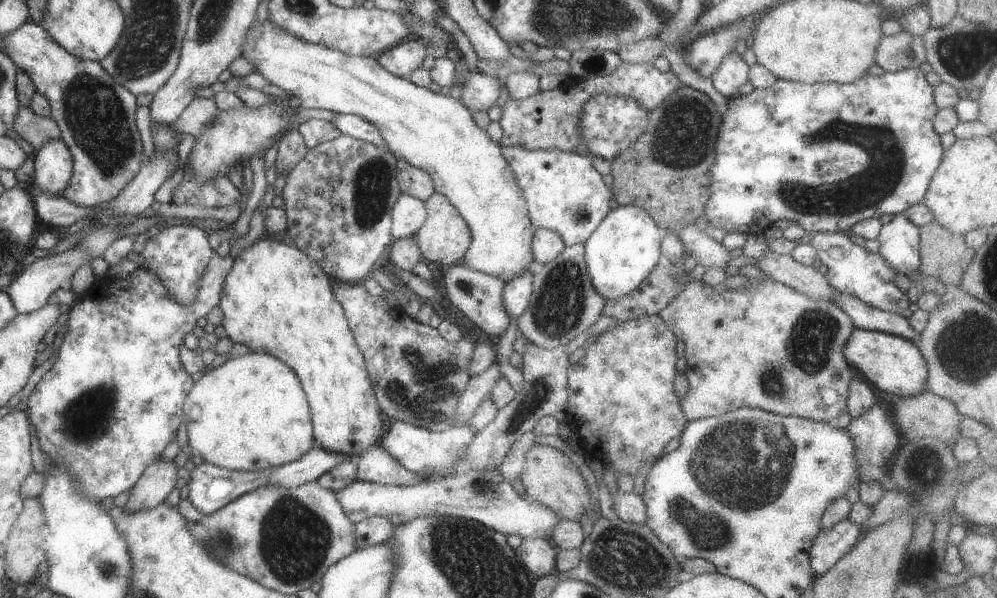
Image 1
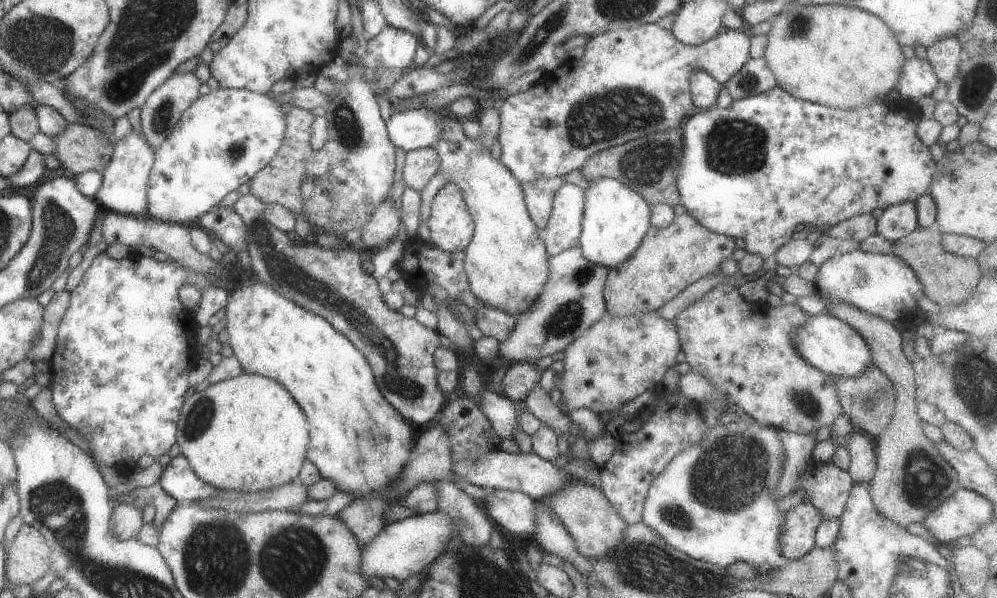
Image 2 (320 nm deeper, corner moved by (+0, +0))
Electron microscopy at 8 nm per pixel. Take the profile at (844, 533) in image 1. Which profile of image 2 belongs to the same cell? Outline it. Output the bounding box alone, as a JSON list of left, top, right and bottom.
[778,503,821,561]

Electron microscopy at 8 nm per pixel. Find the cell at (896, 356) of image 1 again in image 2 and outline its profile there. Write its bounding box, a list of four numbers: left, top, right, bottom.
[792,314,872,376]

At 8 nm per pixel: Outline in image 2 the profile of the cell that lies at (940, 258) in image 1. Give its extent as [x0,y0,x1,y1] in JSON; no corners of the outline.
[891,225,980,305]

